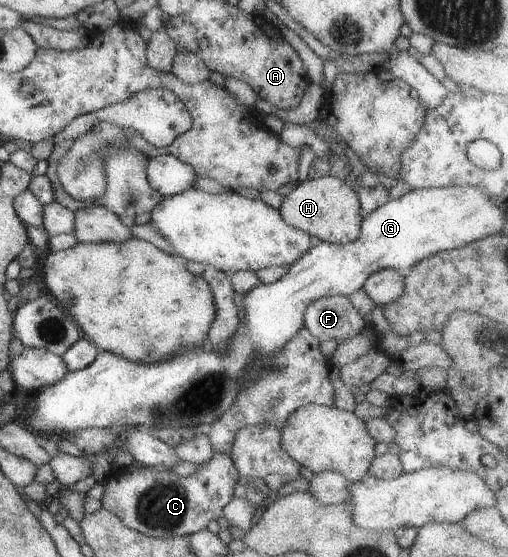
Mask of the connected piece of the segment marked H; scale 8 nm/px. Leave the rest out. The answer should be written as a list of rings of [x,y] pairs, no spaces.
[[[325,175],[301,181],[282,198],[278,211],[283,222],[291,228],[306,232],[327,244],[347,244],[359,236],[362,218],[358,200],[357,193],[346,178]]]

